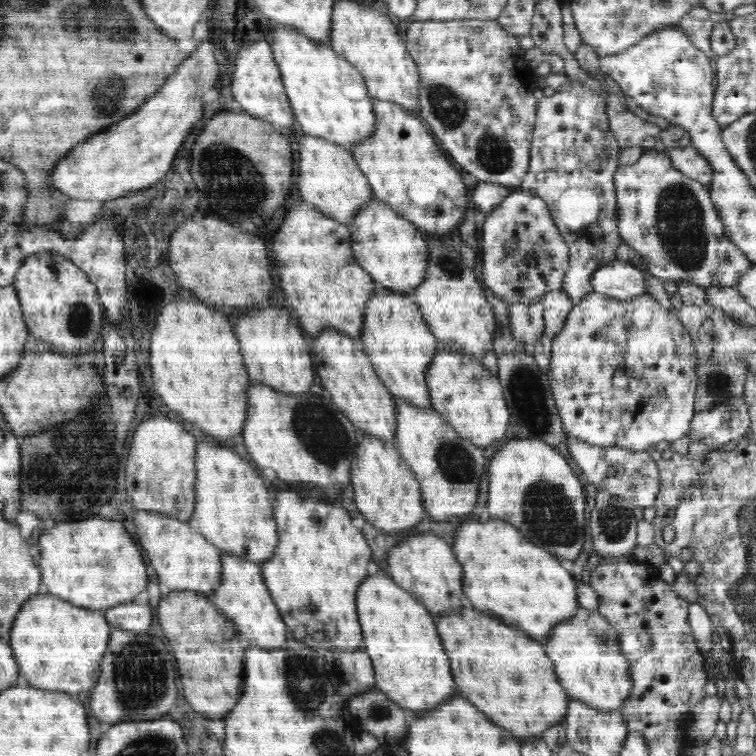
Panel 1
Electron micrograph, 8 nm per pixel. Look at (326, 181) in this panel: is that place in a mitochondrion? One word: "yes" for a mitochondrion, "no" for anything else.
no

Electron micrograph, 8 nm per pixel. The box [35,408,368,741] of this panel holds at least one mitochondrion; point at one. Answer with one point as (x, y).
(140, 677)

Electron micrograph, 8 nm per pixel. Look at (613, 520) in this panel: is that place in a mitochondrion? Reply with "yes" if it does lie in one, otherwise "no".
yes

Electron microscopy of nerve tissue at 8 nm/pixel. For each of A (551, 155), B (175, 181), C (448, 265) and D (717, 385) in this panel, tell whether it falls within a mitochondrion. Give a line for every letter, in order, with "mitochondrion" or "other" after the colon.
A: other
B: mitochondrion
C: mitochondrion
D: mitochondrion

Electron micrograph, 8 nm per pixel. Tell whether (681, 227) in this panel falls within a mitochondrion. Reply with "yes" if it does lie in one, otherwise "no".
yes

